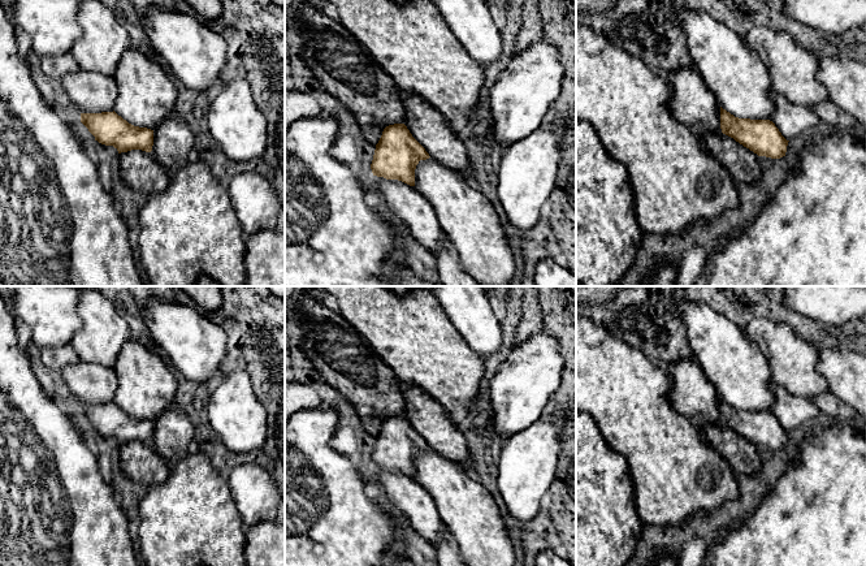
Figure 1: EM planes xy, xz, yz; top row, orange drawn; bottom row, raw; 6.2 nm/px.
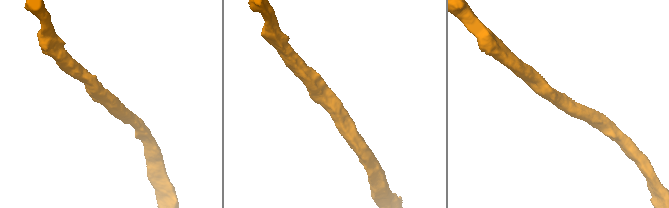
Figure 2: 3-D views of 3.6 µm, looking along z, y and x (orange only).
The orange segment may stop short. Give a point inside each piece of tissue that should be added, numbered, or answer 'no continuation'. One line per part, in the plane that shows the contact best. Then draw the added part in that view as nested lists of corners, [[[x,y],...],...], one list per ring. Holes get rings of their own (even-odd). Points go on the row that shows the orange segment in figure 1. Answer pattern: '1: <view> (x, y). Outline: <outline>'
1: yz (736, 76). Outline: [[[702,10],[677,14],[689,56],[718,104],[739,118],[770,120],[775,104],[770,77],[735,27]]]

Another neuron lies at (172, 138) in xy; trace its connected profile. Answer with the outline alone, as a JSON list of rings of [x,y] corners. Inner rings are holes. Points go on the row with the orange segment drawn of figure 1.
[[[178,116],[163,120],[153,129],[151,155],[169,174],[189,163],[189,152],[194,150],[194,133]]]

